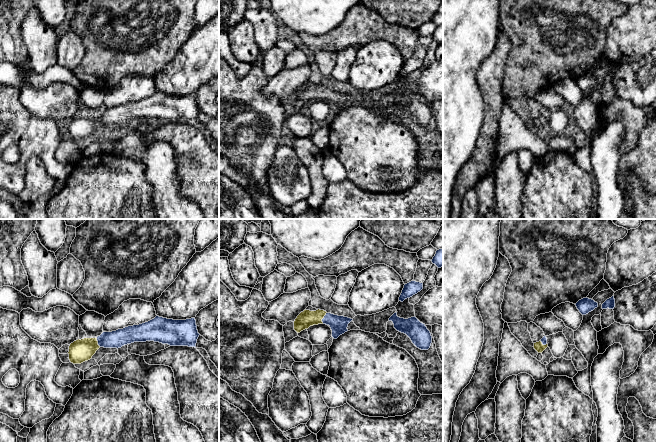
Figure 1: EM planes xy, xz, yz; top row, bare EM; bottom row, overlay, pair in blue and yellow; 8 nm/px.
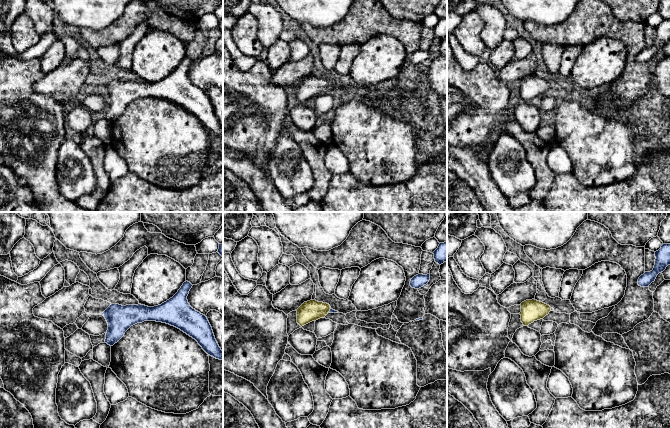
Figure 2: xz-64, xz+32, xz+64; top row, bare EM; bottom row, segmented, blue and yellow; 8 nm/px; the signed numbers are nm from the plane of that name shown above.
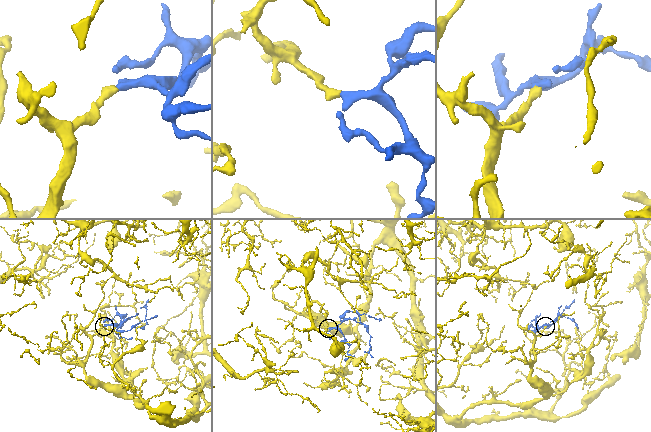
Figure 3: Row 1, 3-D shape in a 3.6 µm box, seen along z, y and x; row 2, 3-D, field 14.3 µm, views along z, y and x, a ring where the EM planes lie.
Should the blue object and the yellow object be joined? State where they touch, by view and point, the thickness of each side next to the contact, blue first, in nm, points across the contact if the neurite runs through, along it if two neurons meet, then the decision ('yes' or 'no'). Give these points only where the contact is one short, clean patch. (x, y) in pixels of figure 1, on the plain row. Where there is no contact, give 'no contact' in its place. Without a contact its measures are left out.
meets blue in xz at (323, 94); 140 nm thick on the blue side, 140 nm on the other; runs through xz (338, 100), (330, 95), (323, 94), (307, 94); yes

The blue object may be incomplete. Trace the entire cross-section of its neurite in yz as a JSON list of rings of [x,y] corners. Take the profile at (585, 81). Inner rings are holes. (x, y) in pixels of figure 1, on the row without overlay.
[[[587,73],[579,76],[575,81],[582,91],[586,91],[598,83],[597,78]]]

